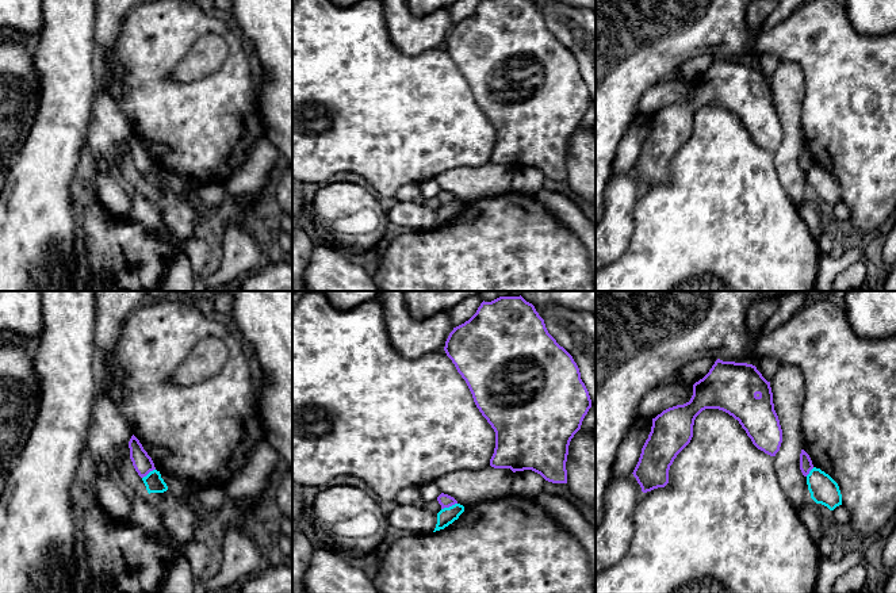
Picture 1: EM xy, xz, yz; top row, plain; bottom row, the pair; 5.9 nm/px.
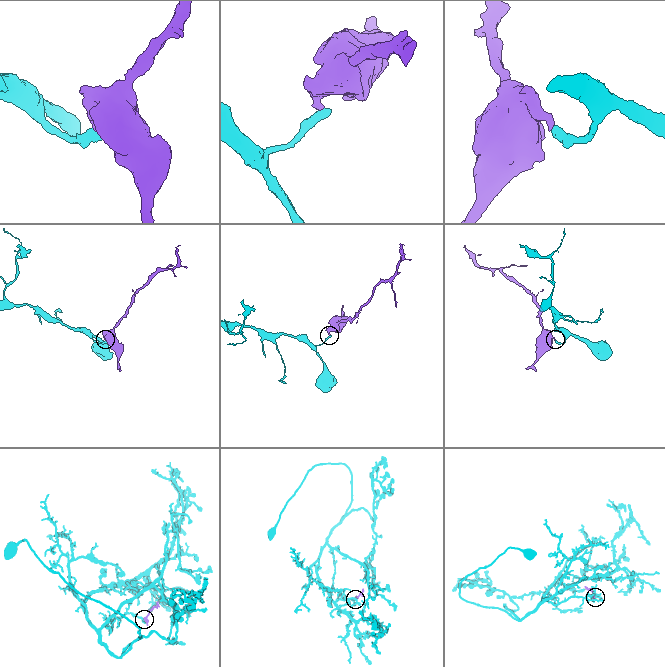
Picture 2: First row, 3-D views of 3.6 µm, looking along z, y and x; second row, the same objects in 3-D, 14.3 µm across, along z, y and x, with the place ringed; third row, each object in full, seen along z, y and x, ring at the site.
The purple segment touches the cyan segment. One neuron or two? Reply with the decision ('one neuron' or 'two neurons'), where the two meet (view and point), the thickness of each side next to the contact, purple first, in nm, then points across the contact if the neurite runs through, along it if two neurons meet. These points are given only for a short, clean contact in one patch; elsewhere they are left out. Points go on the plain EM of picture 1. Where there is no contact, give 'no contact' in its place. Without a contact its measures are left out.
two neurons | xz (448, 203) | 80/100 nm | along xz (456, 199), (441, 206)

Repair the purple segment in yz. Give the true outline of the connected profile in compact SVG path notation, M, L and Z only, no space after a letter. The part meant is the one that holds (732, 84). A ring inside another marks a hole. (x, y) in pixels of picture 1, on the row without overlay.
M717 56L709 69L693 81L689 99L652 115L651 129L632 169L643 190L669 180L670 162L690 139L694 116L705 106L732 112L765 150L776 153L780 148L782 126L770 79L753 61Z

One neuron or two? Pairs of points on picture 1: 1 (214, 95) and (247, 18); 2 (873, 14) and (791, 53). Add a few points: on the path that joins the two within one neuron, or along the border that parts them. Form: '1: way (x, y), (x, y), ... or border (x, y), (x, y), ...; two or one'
1: border (238, 30), (240, 34); two
2: border (846, 14), (850, 25), (858, 33), (881, 35); two

